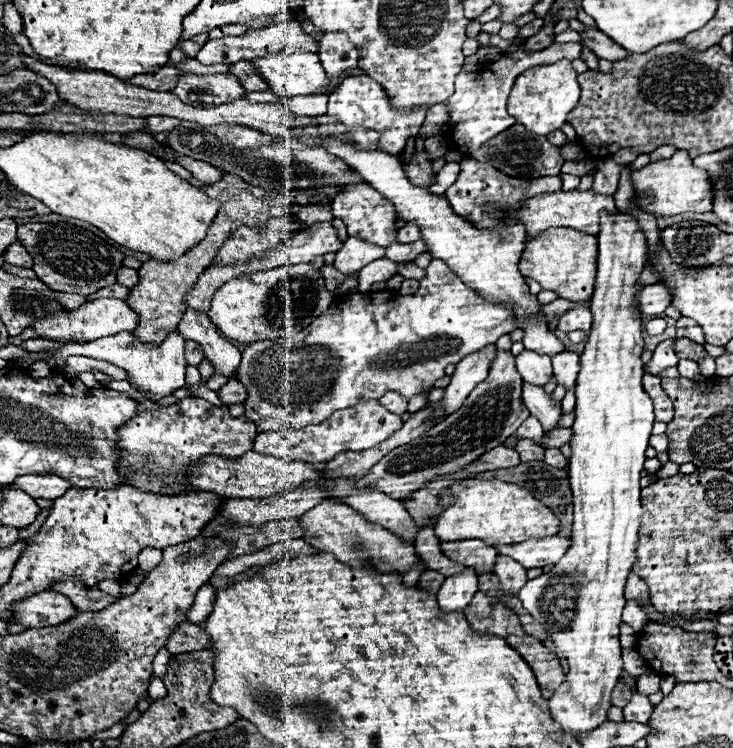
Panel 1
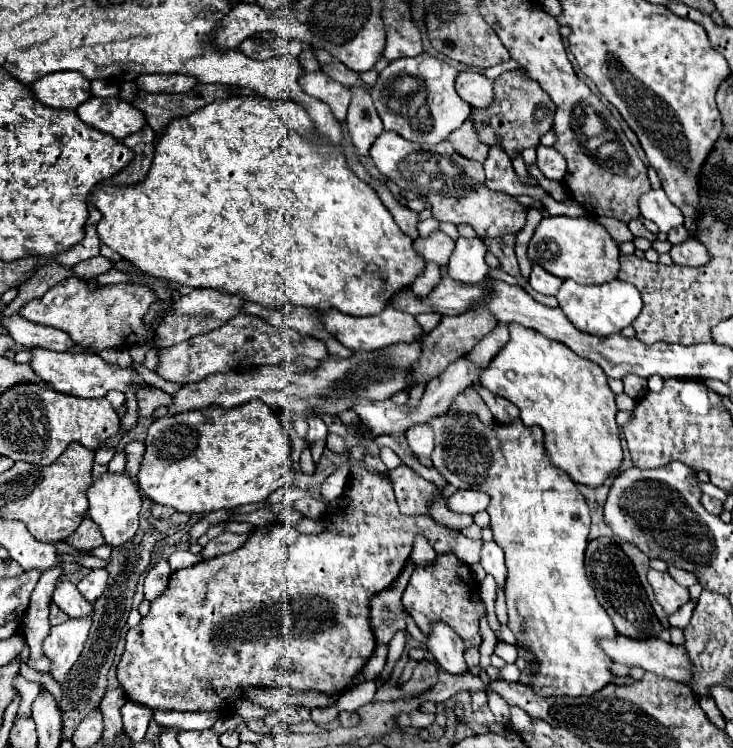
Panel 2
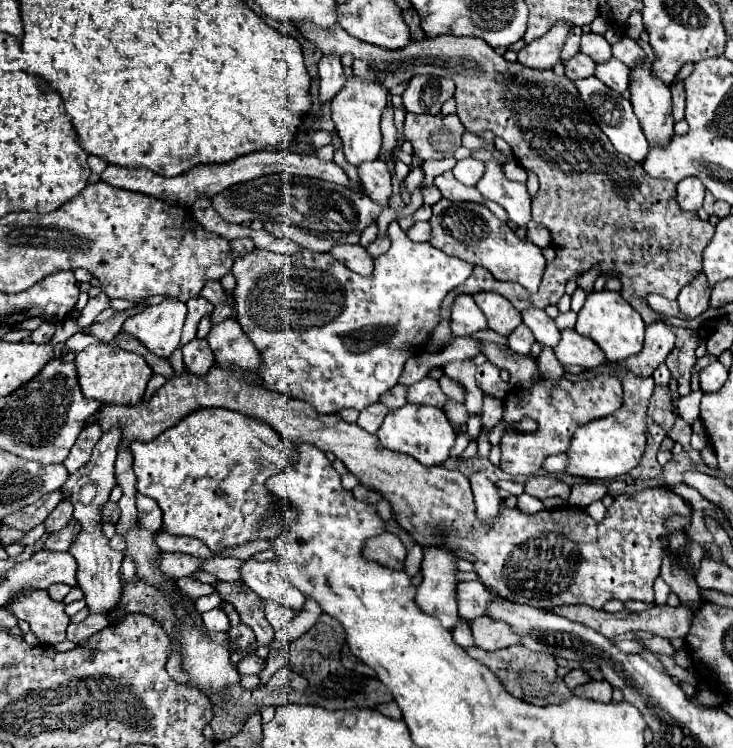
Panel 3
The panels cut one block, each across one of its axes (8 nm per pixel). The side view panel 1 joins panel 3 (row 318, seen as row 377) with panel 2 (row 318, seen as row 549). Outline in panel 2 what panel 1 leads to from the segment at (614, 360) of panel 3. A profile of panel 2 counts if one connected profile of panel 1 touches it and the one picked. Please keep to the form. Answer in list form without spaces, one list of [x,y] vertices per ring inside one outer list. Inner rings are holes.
[[[564,280],[556,298],[572,324],[580,332],[594,334],[594,336],[610,336],[620,332],[622,328],[630,326],[642,310],[642,298],[638,290],[632,284],[622,280],[612,280],[600,286],[582,286],[582,284],[576,284],[574,280]]]

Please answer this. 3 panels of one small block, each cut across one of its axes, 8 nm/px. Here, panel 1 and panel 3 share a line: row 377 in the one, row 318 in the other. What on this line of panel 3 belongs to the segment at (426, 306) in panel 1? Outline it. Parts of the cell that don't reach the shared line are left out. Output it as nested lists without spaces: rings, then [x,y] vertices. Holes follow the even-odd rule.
[[[392,220],[388,226],[388,236],[392,238],[392,246],[386,254],[378,256],[374,260],[374,272],[370,276],[362,276],[356,274],[352,270],[348,270],[342,262],[334,260],[330,254],[318,254],[318,252],[310,252],[306,248],[302,248],[300,252],[292,254],[292,256],[284,256],[284,254],[276,254],[276,252],[268,252],[268,250],[260,250],[254,248],[252,252],[248,252],[246,256],[238,258],[232,266],[232,274],[236,278],[236,288],[234,288],[234,302],[236,302],[236,320],[240,322],[244,334],[252,340],[252,344],[256,346],[256,350],[260,352],[260,368],[256,370],[260,380],[264,382],[262,386],[268,390],[278,390],[282,394],[292,394],[294,398],[300,398],[304,402],[308,402],[310,406],[314,406],[314,410],[320,410],[320,414],[332,414],[332,412],[340,412],[342,408],[356,408],[356,410],[364,410],[372,404],[376,404],[380,400],[380,396],[384,392],[388,392],[392,386],[398,384],[398,378],[404,370],[406,360],[414,354],[414,346],[422,346],[426,342],[426,338],[430,336],[430,332],[440,324],[442,316],[440,316],[440,304],[447,295],[448,290],[452,290],[454,286],[466,282],[466,278],[472,273],[472,266],[460,258],[448,256],[442,250],[430,246],[428,242],[412,242],[400,228],[398,220]]]

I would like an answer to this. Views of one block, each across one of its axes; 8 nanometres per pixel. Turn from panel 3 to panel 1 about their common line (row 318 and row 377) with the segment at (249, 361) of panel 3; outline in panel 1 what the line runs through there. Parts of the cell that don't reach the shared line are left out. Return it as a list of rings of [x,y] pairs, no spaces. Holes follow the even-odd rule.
[[[186,310],[178,326],[178,332],[188,340],[196,340],[204,348],[204,358],[214,366],[214,372],[226,378],[236,376],[242,352],[218,334],[218,330],[206,314]]]

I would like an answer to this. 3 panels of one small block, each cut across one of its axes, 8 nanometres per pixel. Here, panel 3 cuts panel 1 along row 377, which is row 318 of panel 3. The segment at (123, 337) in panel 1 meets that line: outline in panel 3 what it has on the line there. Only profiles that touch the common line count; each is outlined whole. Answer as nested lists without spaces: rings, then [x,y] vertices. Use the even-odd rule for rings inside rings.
[[[164,298],[160,304],[146,306],[140,314],[130,316],[122,326],[122,332],[136,336],[160,358],[168,358],[180,342],[184,318],[186,304],[178,298]]]

